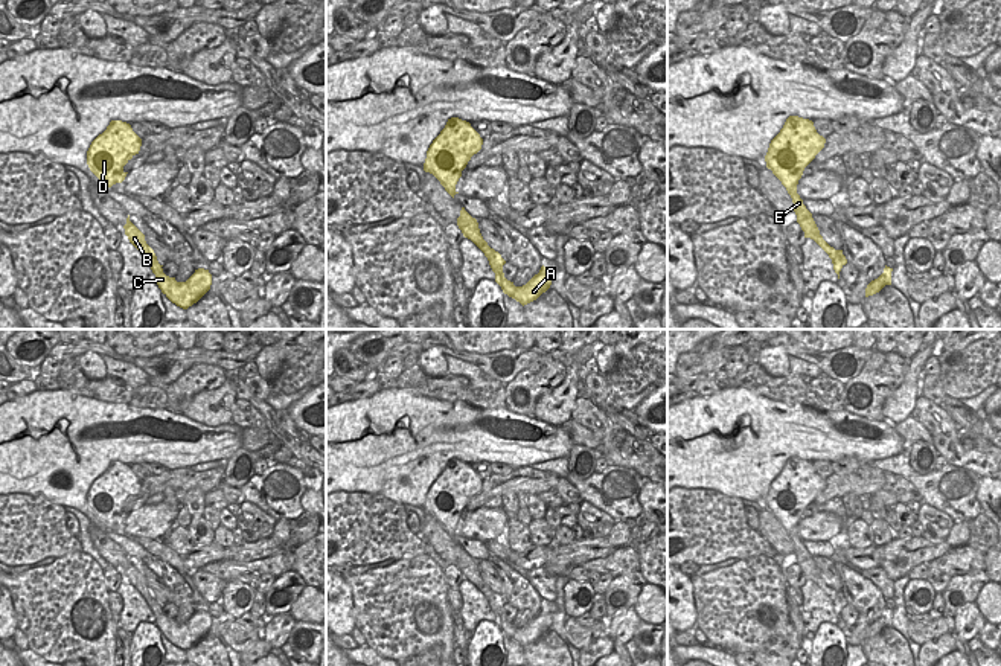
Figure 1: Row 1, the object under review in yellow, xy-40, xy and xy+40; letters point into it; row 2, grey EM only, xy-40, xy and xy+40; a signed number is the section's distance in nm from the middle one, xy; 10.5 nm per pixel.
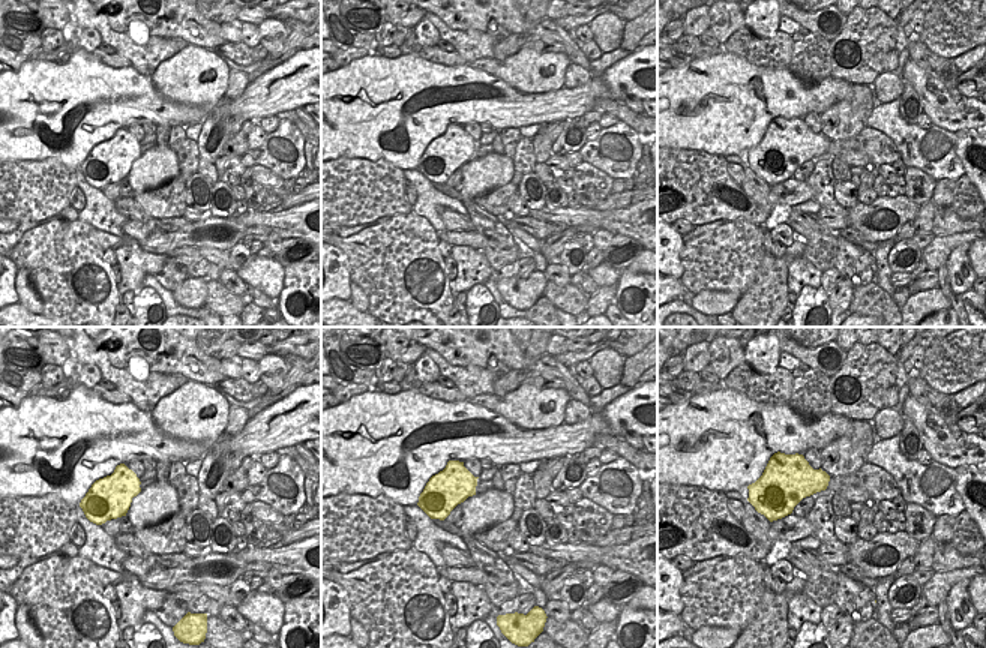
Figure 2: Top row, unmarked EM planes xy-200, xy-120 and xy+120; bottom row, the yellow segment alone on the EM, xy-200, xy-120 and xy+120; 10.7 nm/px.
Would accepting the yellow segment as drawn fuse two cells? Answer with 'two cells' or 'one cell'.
one cell

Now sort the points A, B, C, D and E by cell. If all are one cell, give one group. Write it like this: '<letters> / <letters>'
A B C D E

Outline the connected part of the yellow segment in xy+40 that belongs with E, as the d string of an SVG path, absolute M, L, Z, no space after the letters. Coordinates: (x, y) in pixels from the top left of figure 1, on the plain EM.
M789 457L780 474L771 482L765 503L766 509L772 512L791 536L797 564L804 573L804 579L814 581L829 596L839 620L839 613L847 600L843 591L835 591L823 581L812 555L797 535L797 526L804 509L824 489L824 485L826 480L817 474L812 462Z

